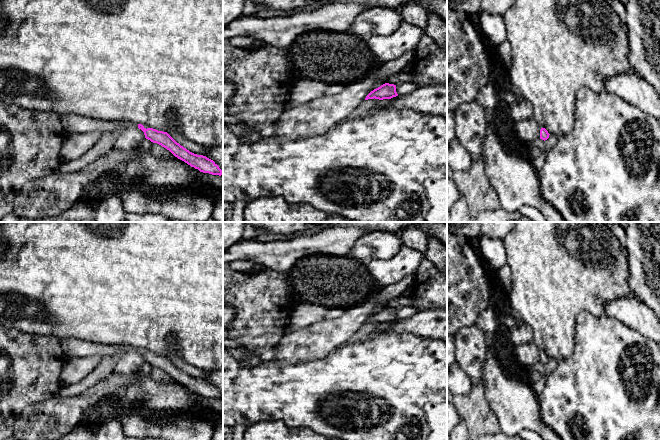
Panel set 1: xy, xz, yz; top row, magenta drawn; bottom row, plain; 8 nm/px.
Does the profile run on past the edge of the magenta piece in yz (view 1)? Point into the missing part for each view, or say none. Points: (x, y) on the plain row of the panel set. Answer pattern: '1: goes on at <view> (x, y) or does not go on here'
1: does not go on here

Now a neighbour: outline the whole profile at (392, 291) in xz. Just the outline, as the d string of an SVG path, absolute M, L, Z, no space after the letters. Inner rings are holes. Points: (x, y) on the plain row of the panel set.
M411 274L406 276L405 278L395 282L391 285L384 286L380 288L380 302L385 303L389 300L399 297L403 295L403 293L412 288L415 285L415 275Z

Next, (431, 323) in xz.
M420 310L413 316L379 324L377 332L409 332L442 340L447 345L447 310Z

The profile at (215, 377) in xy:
M223 368L219 370L206 371L205 380L215 386L222 394L223 401Z

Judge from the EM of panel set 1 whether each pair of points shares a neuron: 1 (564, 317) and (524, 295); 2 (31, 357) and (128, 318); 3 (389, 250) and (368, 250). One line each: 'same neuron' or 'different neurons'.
1: same neuron
2: different neurons
3: same neuron

